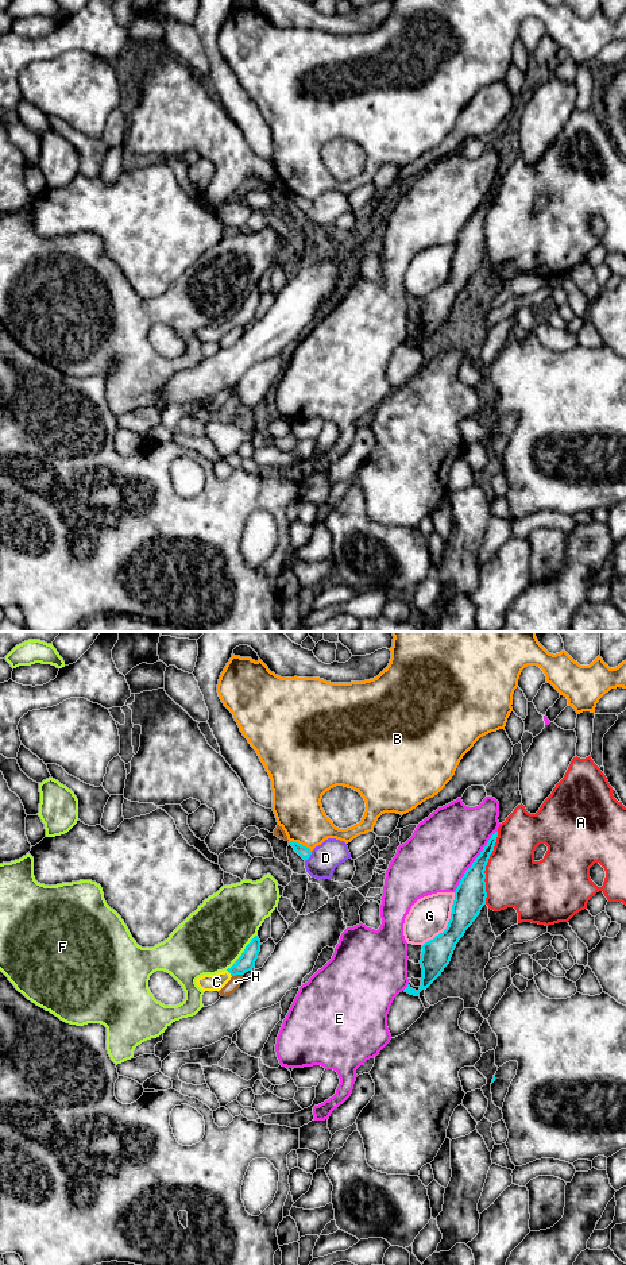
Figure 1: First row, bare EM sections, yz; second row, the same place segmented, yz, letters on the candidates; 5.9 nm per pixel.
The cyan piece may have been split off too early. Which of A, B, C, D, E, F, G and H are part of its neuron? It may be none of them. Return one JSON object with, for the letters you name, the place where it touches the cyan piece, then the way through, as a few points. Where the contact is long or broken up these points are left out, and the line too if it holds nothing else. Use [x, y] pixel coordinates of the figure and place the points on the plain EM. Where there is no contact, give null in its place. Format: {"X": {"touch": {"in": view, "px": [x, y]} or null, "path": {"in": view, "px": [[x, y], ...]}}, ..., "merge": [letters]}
{"C": {"touch": {"in": "yz", "px": [230, 324]}, "path": {"in": "yz", "px": [[246, 313], [230, 324], [216, 334]]}}, "merge": ["C"]}

